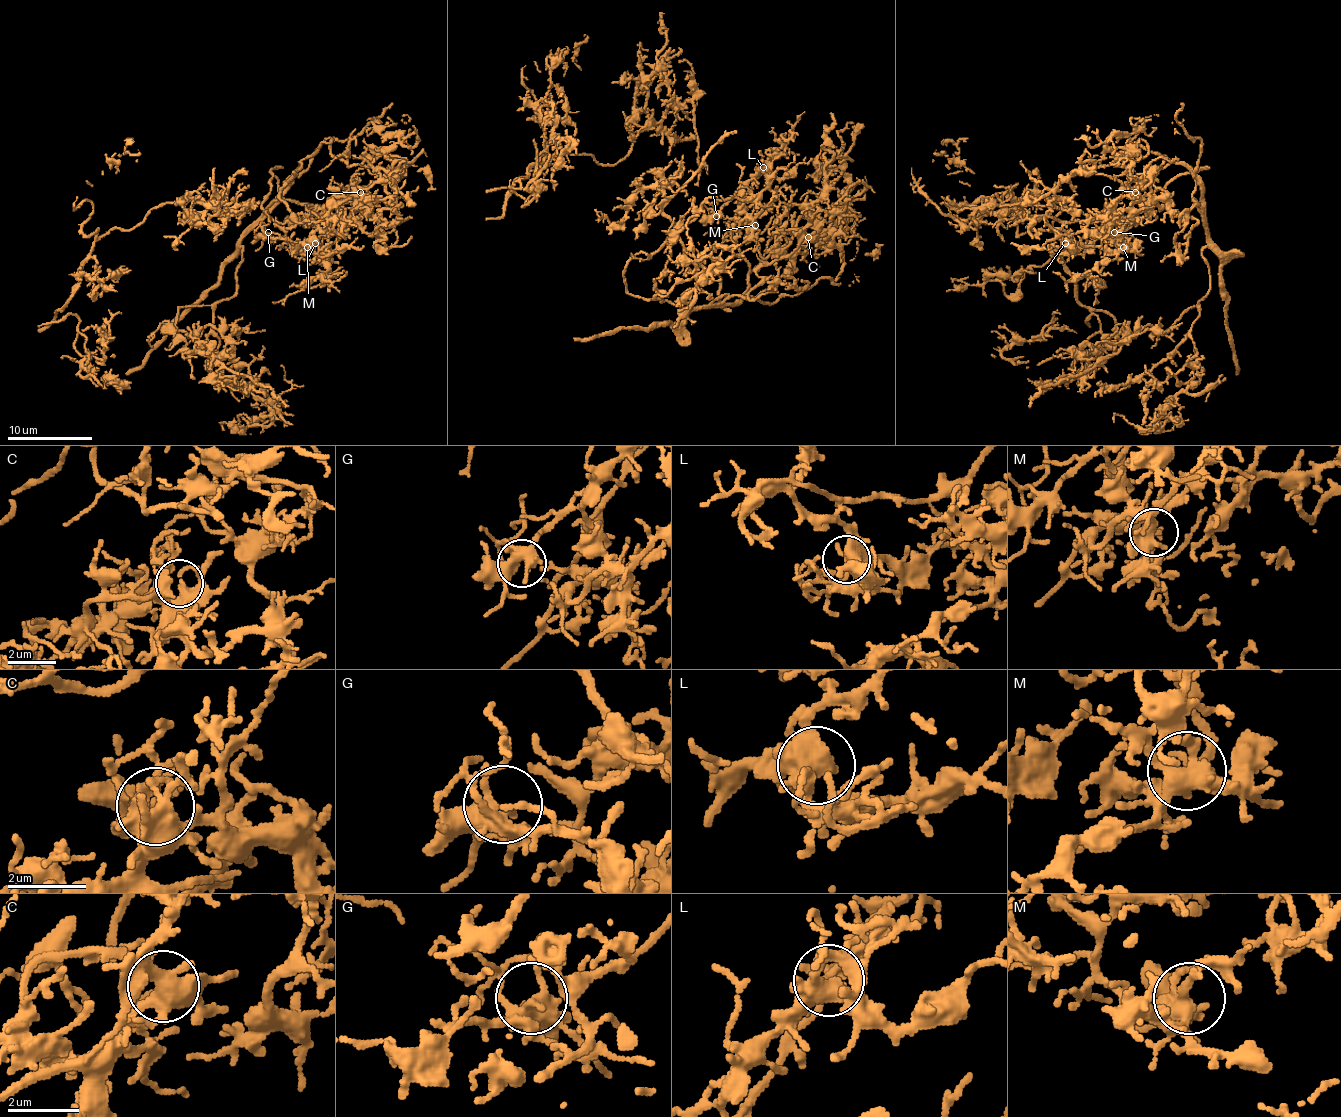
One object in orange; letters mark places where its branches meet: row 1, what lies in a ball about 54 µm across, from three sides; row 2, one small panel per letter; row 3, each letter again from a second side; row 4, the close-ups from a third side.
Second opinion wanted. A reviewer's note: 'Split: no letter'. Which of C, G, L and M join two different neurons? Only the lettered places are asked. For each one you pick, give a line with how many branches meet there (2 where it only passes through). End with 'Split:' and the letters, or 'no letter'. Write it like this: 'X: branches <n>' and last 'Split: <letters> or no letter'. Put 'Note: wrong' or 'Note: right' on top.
Note: right
Split: no letter

